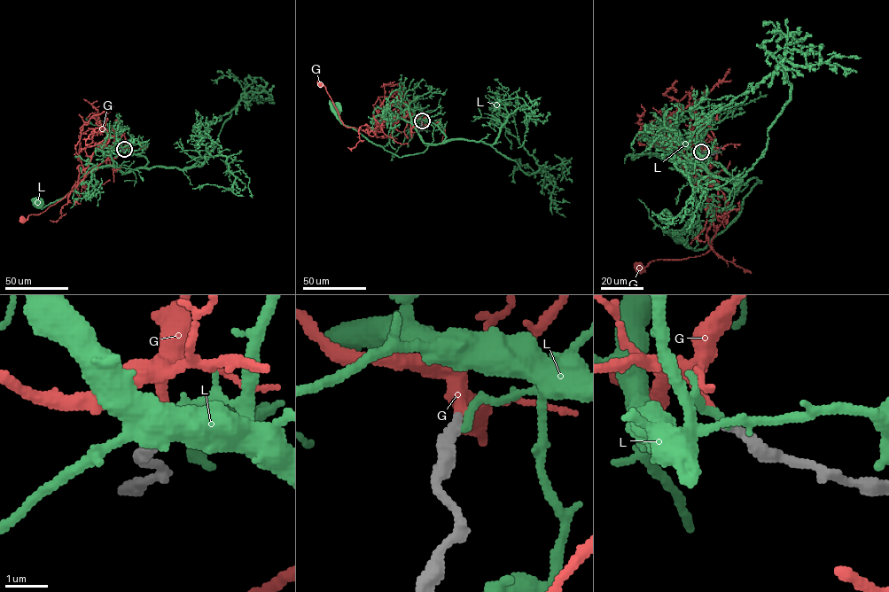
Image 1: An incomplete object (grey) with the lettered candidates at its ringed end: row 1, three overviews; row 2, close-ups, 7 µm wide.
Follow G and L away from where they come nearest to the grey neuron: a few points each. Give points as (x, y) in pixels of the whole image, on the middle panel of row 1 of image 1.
G: (422, 120), (408, 114), (403, 118), (389, 119), (368, 133), (347, 128), (324, 86), (320, 84)
L: (422, 121), (432, 122), (445, 139), (429, 144), (423, 152), (398, 157), (343, 125), (334, 105)

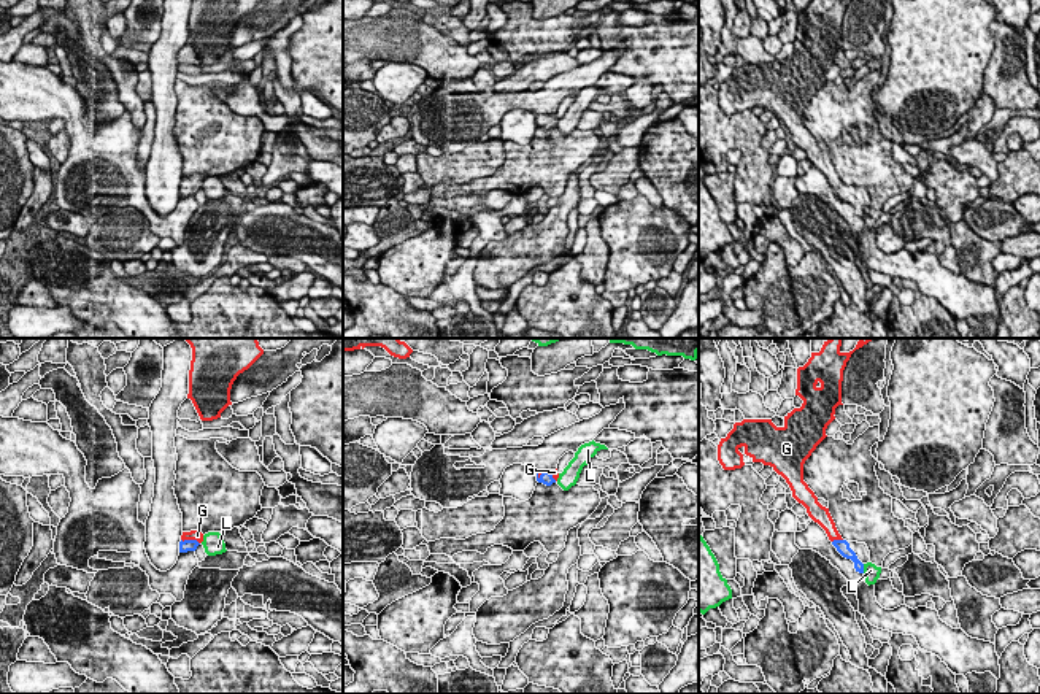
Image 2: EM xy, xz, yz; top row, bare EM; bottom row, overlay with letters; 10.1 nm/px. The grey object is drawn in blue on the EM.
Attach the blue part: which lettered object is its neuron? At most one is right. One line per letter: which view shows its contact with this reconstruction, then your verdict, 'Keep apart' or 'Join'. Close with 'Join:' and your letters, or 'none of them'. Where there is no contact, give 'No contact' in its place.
G: Touches blue in xy. Join
L: Touches blue in yz. Keep apart
Join: G

